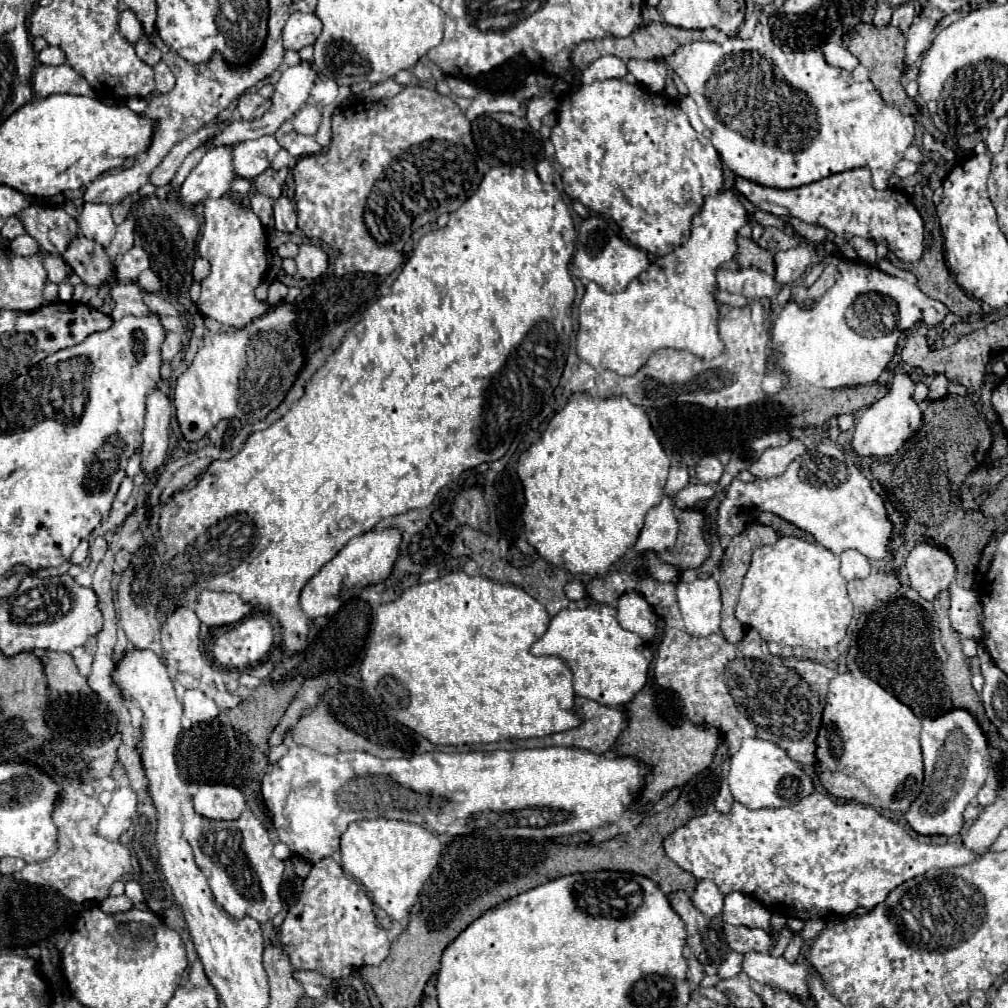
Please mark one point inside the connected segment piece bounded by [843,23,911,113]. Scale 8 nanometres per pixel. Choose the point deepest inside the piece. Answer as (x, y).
(881, 49)

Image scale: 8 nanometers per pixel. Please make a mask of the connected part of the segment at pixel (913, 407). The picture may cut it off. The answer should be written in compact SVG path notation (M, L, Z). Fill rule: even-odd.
M905 363L897 365L895 377L889 385L889 393L883 399L879 399L875 405L867 407L857 419L851 447L859 457L875 457L875 459L891 457L921 427L921 409L911 399L915 383L911 381L909 373L903 367Z

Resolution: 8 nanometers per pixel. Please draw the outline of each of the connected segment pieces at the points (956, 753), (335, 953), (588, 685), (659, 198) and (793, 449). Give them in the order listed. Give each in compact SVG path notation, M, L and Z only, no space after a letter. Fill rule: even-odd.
M963 709L949 711L937 719L925 719L923 721L923 731L921 731L921 747L923 747L923 761L925 761L925 781L921 787L921 793L917 799L911 803L909 811L905 813L907 823L911 829L919 835L957 835L963 829L963 811L965 807L975 799L977 791L983 787L987 773L995 773L995 763L999 761L1001 753L998 749L993 749L987 745L985 735L981 733L977 721L973 715L969 715Z
M327 857L313 865L309 877L303 883L297 903L287 911L289 925L293 925L293 933L283 933L285 927L279 927L277 941L281 945L281 951L289 957L293 969L313 969L327 979L341 979L351 975L351 971L360 973L360 969L365 965L379 965L391 953L391 943L406 929L409 916L403 921L391 919L372 901L369 891L363 886L362 883L345 874L341 861L335 863L331 857Z
M571 602L567 609L551 619L547 633L531 647L533 655L557 655L567 661L573 673L575 695L593 699L605 707L629 703L643 689L653 659L647 643L635 633L623 629L615 615L617 609L611 605L589 603L581 609Z
M625 79L579 85L561 99L557 123L551 129L551 143L557 163L563 167L565 193L579 199L589 211L611 217L629 243L653 257L663 257L685 243L691 219L701 211L707 197L705 189L723 187L723 163L711 141L691 127L687 115L677 105L663 103L663 95L649 93Z
M791 439L787 445L783 447L775 447L775 449L767 449L759 461L755 461L749 471L759 477L759 479L769 479L769 477L779 477L781 473L785 473L787 465L805 453L805 445L799 439Z

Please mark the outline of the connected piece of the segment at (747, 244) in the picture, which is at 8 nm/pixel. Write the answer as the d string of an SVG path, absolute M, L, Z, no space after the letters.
M737 237L735 261L737 261L739 267L757 267L757 269L761 269L769 275L773 275L773 269L775 269L773 255L769 251L761 249L751 239L745 239L745 237Z

